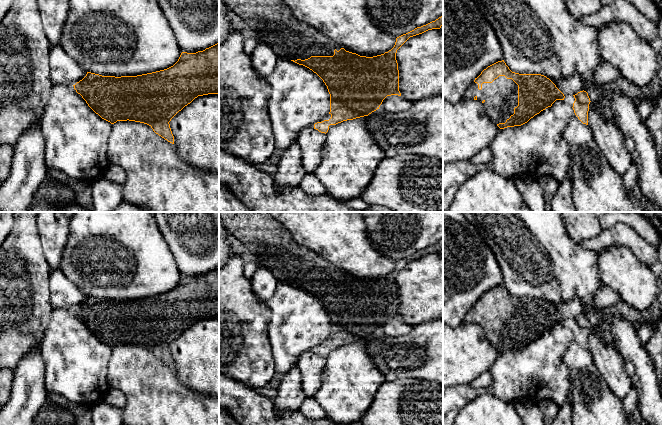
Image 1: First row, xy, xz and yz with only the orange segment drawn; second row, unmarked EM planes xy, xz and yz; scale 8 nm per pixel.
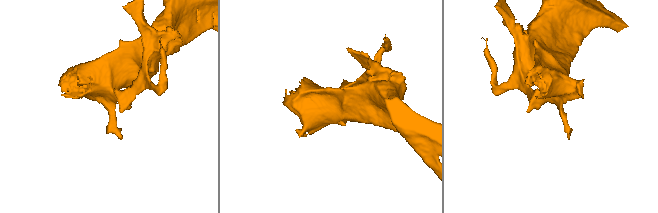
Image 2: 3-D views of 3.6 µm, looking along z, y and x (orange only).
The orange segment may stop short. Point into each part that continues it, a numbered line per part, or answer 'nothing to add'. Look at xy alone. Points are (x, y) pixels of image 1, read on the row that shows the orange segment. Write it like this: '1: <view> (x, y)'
nothing to add

